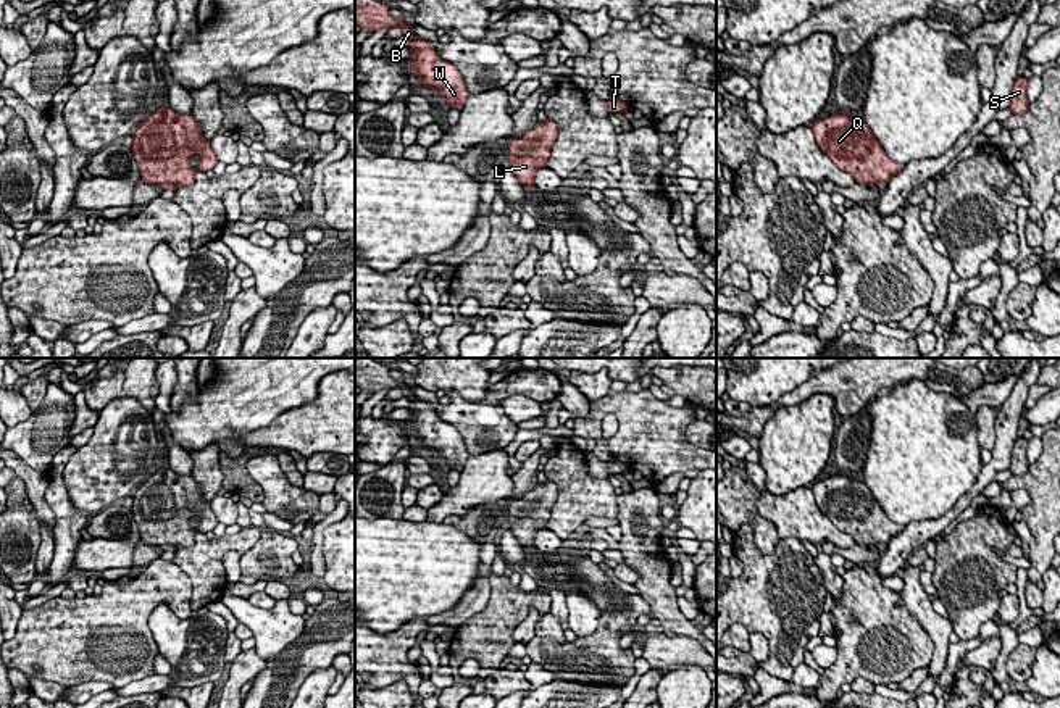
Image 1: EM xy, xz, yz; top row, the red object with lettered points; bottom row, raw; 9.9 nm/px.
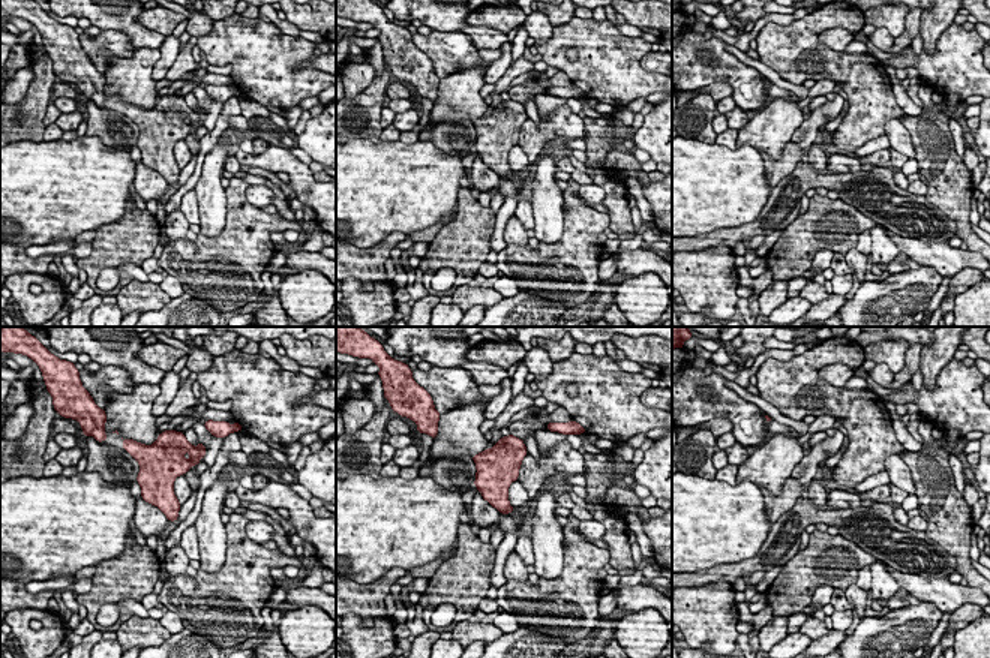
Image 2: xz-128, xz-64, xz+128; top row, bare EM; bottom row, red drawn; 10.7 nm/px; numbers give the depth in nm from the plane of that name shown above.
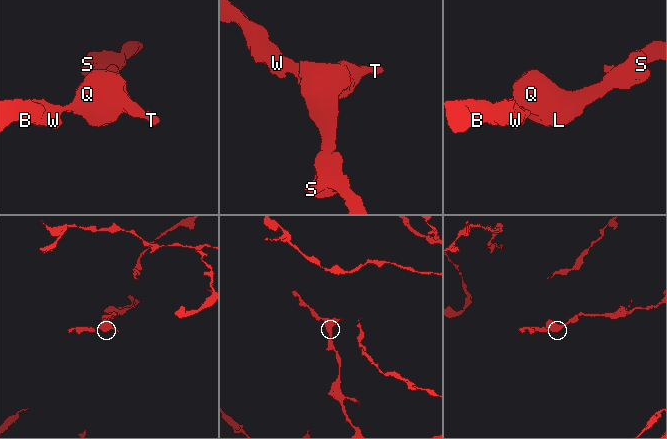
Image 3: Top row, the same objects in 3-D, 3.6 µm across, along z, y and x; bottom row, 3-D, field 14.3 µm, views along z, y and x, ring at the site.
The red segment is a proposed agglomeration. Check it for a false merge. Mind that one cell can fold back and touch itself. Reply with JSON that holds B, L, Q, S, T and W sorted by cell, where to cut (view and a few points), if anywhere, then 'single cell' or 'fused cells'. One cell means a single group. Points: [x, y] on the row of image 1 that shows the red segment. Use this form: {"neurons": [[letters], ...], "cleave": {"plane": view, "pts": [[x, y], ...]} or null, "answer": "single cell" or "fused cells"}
{"neurons": [["B", "L", "Q", "S", "T", "W"]], "cleave": null, "answer": "single cell"}

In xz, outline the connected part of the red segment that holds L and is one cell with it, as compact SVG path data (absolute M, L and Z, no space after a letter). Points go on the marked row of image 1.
M552 119L536 123L532 129L521 137L508 139L508 169L529 192L536 189L536 173L545 166L550 156L550 147L557 139L558 129Z

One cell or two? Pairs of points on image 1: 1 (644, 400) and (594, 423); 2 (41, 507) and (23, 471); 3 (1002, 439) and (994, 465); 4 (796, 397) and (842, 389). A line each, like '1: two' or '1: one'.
1: one
2: one
3: one
4: one

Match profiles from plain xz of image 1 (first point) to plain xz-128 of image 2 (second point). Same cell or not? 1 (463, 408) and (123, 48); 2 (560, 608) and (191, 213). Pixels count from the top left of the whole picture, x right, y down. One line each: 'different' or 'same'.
1: same
2: same

